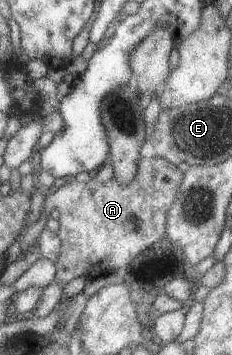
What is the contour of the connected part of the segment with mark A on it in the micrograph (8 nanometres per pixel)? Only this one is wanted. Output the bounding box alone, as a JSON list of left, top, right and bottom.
[45,157,183,285]

